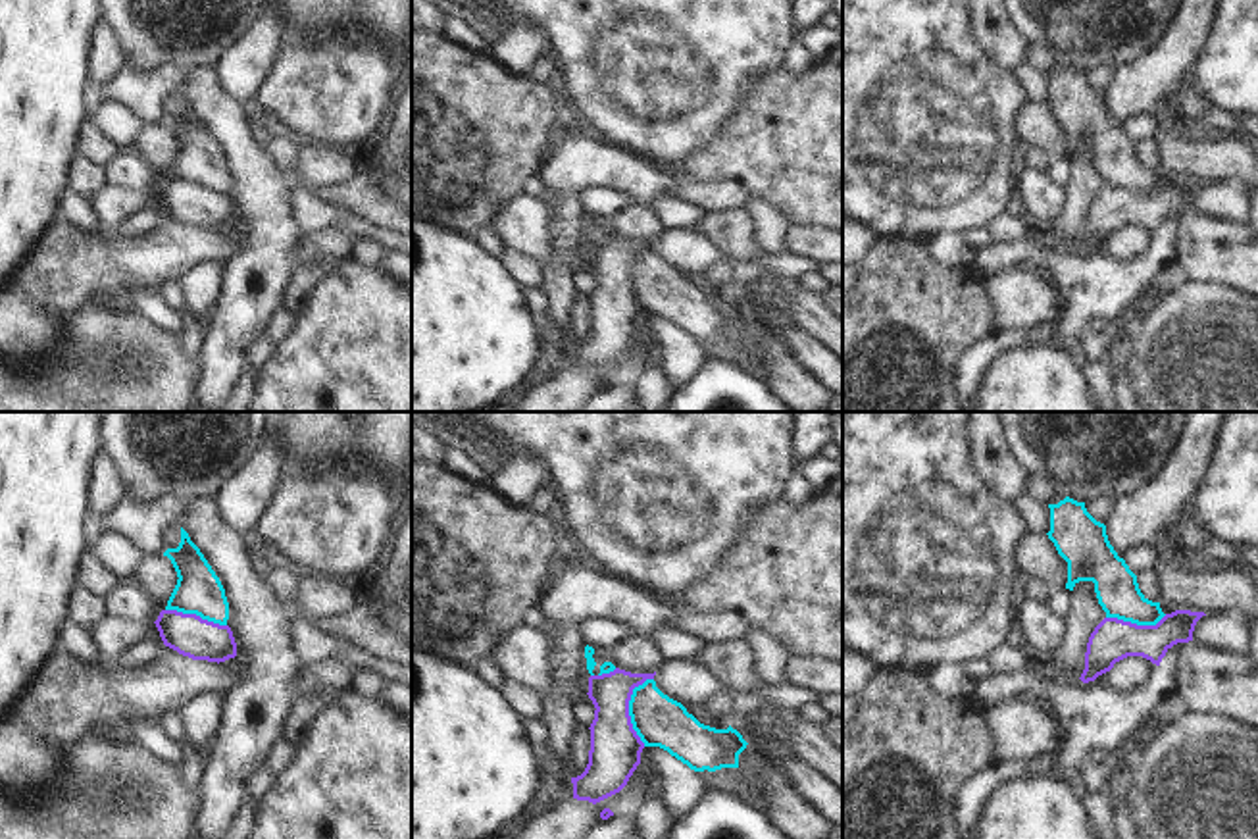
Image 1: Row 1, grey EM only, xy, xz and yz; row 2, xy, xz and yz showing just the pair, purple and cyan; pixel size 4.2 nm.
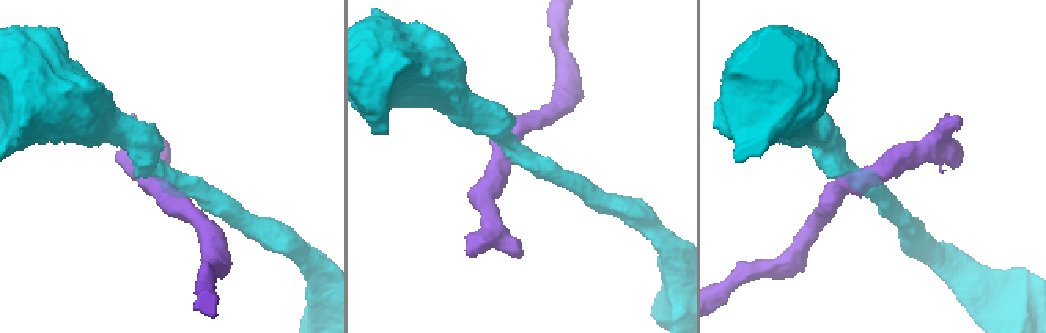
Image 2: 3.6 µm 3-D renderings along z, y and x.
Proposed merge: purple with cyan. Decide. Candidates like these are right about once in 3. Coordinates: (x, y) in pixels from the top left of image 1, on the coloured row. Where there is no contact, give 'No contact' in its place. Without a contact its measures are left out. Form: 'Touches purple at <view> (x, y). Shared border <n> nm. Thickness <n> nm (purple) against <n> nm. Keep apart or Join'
Touches purple at xz (628, 709). Shared border 300 nm. Thickness 220 nm (purple) against 220 nm. Keep apart.

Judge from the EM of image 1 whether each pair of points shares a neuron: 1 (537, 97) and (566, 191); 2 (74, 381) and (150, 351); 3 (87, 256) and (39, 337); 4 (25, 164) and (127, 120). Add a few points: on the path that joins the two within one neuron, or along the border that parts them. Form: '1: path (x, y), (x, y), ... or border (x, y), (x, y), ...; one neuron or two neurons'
1: border (562, 124), (553, 133), (535, 174); two neurons
2: path (93, 381), (120, 381), (131, 370); one neuron
3: border (24, 297), (66, 318); two neurons
4: border (93, 97), (85, 120); two neurons

